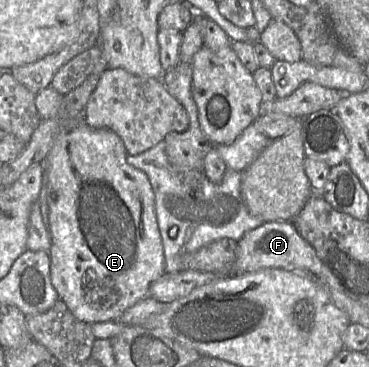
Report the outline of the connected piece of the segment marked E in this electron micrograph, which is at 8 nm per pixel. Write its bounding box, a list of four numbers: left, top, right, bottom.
[43,114,165,324]

